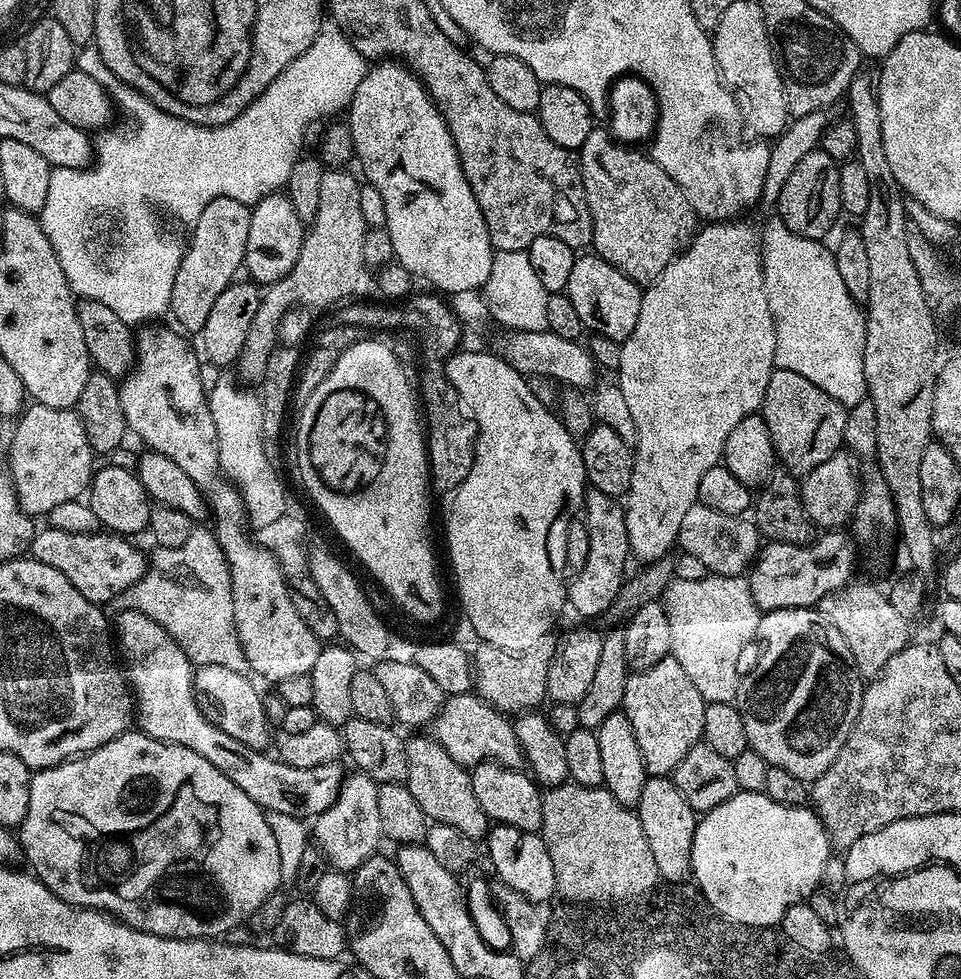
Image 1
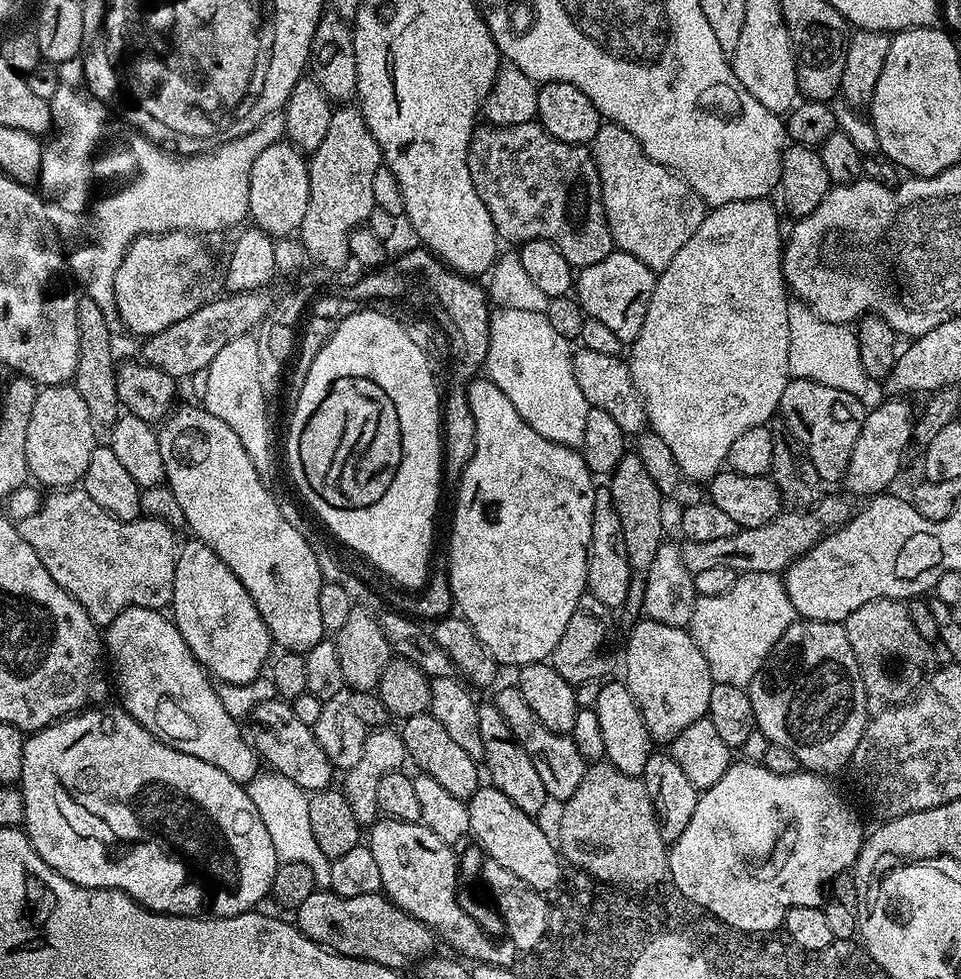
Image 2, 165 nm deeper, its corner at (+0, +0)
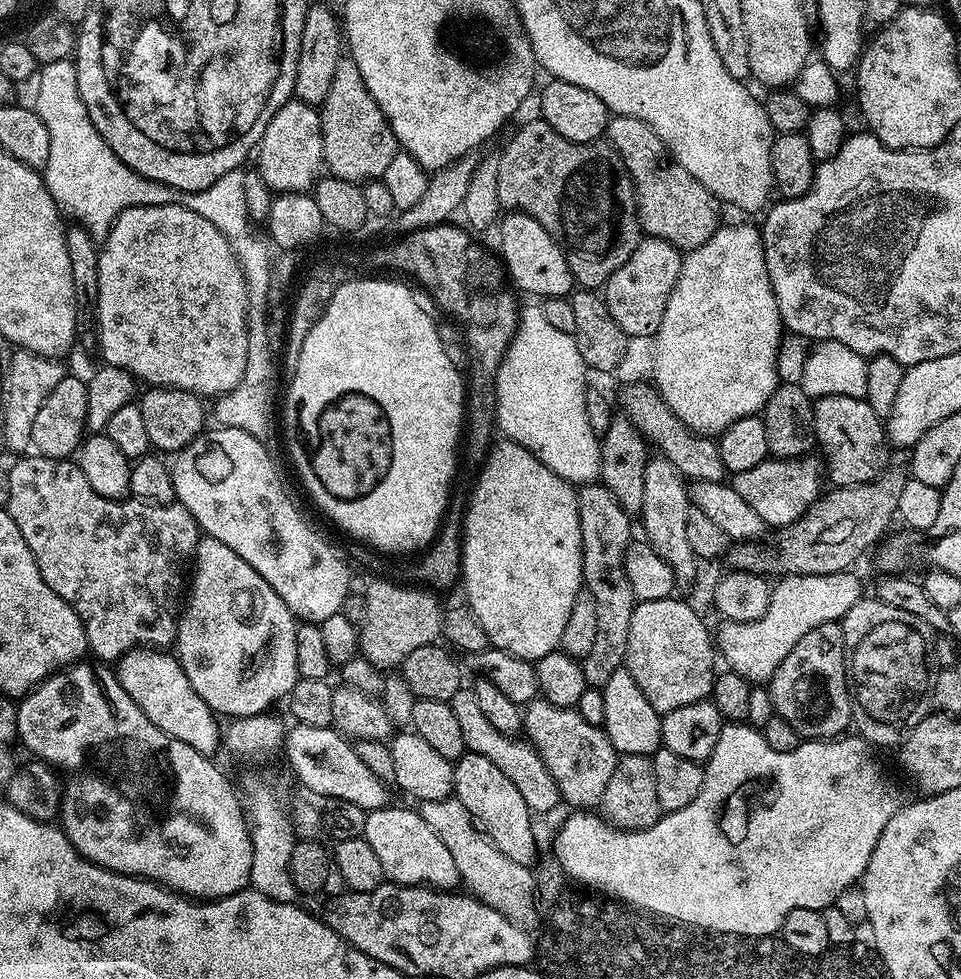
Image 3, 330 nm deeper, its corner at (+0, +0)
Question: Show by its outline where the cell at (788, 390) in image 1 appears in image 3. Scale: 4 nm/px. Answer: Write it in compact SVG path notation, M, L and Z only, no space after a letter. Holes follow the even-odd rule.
M822 396L812 405L812 431L818 448L824 451L822 464L826 476L835 487L871 484L881 472L889 467L890 445L882 417L870 410L863 398L845 396Z

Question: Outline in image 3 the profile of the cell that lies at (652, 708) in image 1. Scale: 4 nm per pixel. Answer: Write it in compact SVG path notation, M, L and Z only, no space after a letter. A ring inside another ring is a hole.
M676 599L639 601L630 616L630 638L626 642L624 667L638 682L650 706L661 714L709 699L714 679L713 633L686 601Z

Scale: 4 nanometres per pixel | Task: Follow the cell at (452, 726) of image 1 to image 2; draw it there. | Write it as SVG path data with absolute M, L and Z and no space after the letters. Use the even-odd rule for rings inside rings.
M509 686L509 688L495 689L496 697L494 703L498 714L506 720L510 730L514 734L516 742L530 754L534 762L534 770L538 770L538 778L542 778L542 786L546 786L546 794L549 801L563 802L568 800L574 790L578 788L578 782L582 782L586 761L582 754L578 754L578 748L574 746L571 735L554 730L546 730L542 722L538 722L538 717L534 715L534 710L526 703L526 698L522 698L519 688Z

